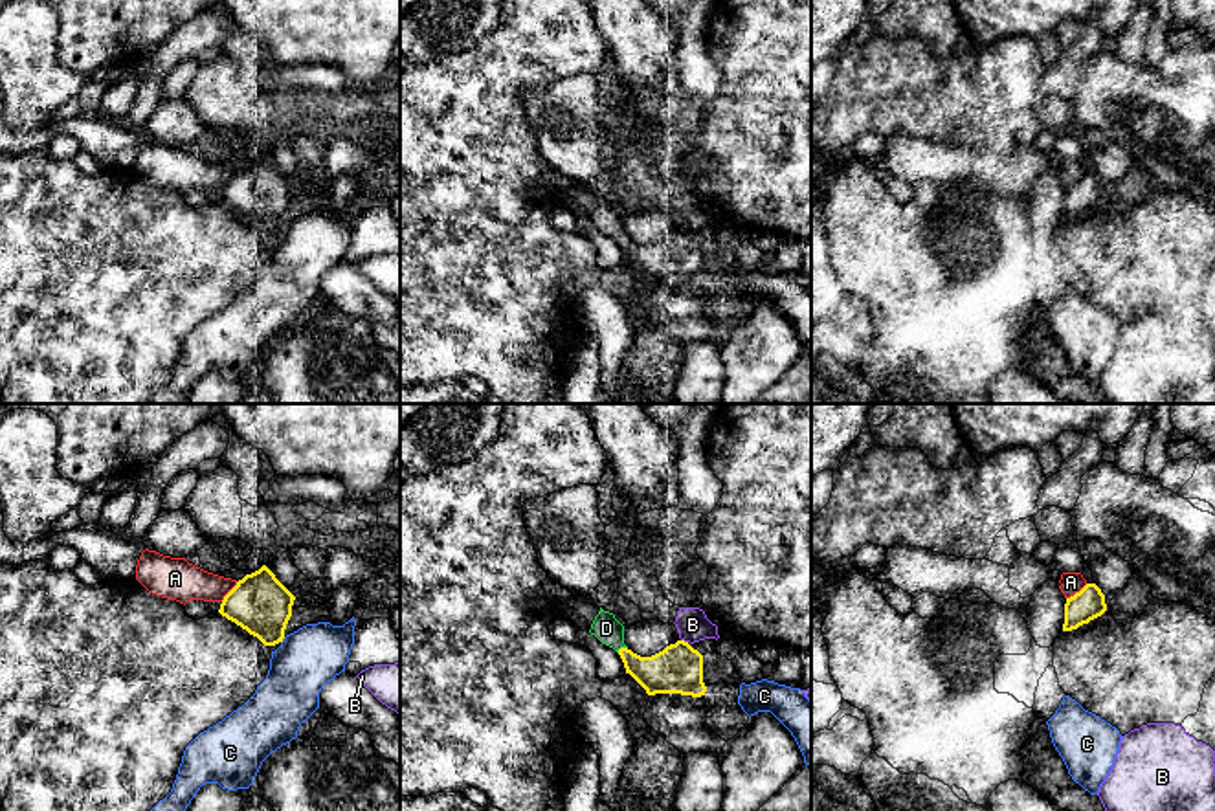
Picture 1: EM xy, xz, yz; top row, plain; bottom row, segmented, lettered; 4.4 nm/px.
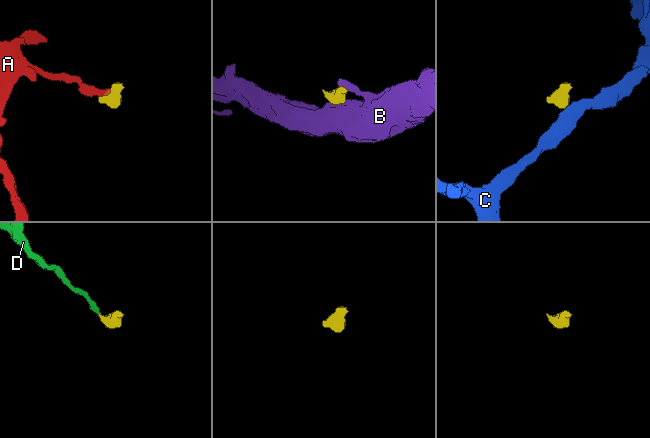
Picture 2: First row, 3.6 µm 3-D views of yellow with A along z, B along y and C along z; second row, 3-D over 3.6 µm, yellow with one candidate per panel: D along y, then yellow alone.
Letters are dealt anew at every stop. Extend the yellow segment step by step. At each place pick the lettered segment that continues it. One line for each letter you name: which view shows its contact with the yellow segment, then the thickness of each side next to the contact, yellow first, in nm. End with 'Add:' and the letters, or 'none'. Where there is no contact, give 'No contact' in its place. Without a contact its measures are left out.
D: Touches yellow in xz. Thickness 200 nm (yellow) against 120 nm
Add: D

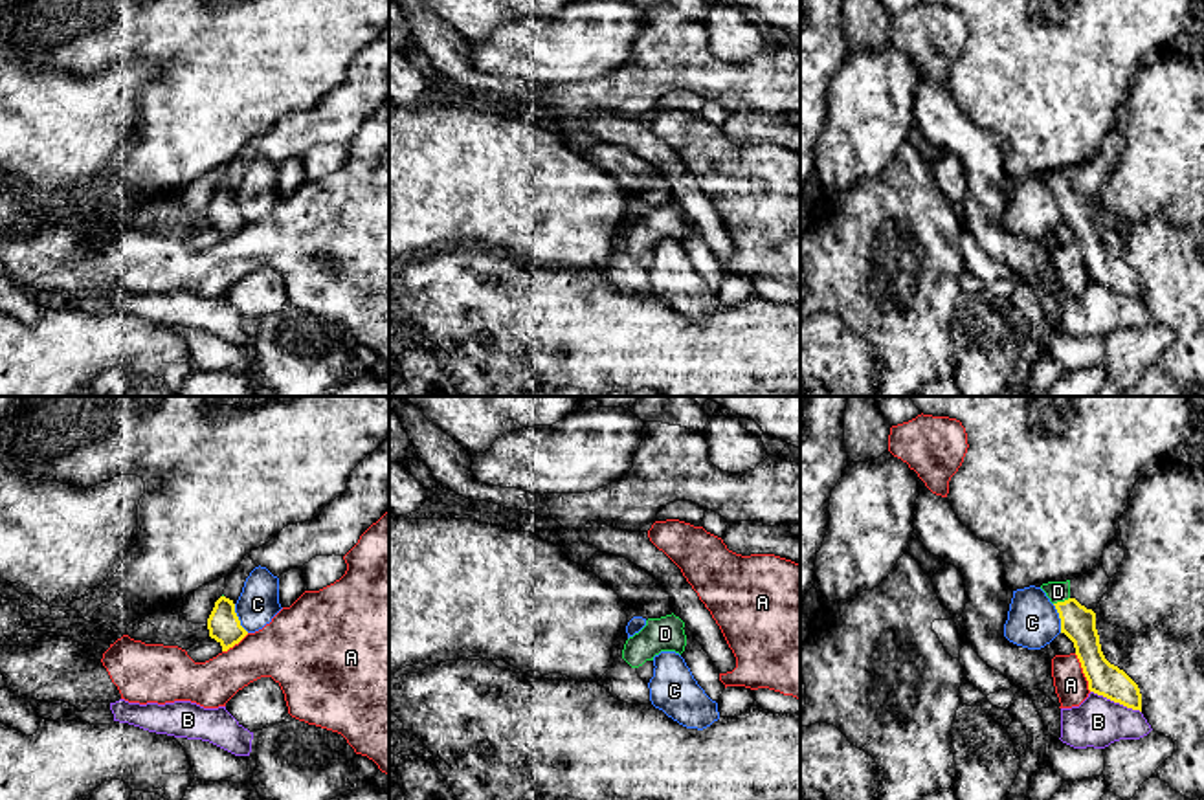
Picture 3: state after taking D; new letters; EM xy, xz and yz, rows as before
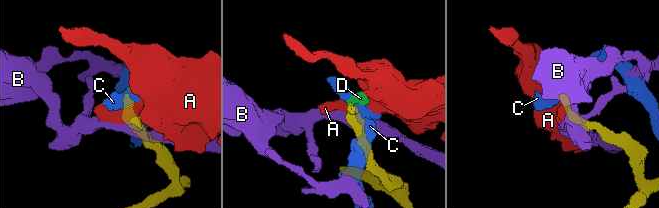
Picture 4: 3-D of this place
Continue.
D: Touches yellow in yz. Thickness 150 nm (yellow) against 100 nm
Add: D

